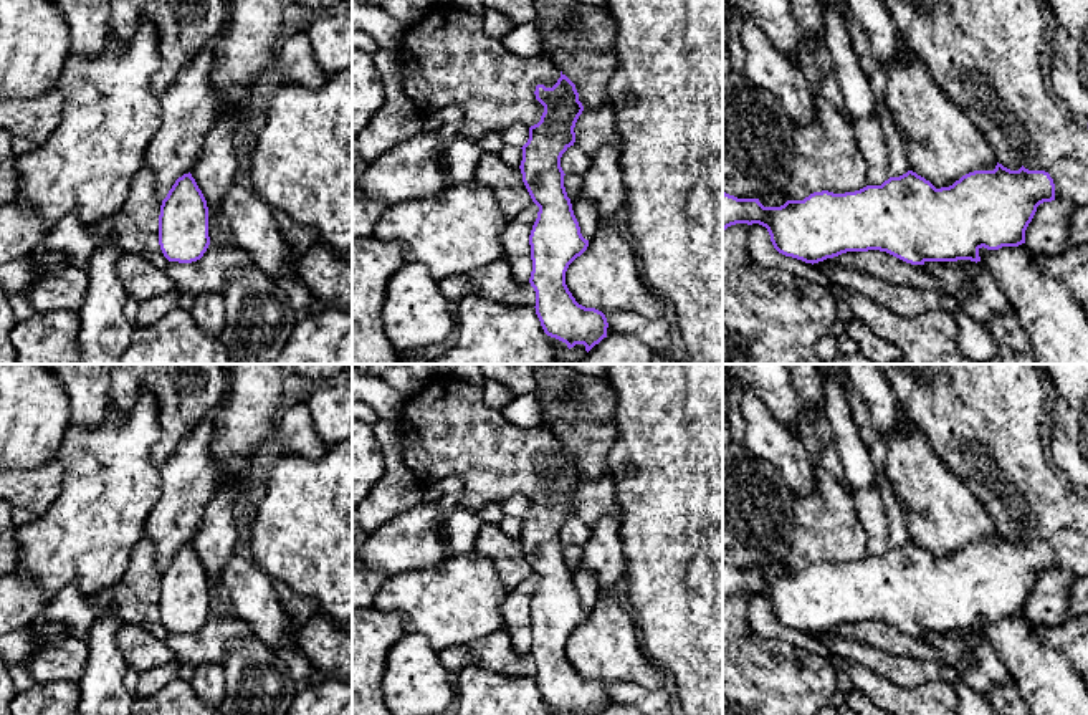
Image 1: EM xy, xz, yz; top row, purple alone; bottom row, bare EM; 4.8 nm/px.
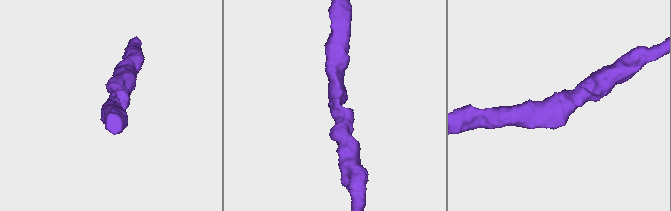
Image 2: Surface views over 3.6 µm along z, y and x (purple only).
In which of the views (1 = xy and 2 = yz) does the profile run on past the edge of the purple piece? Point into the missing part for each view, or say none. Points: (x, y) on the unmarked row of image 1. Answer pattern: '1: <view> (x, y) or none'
1: none
2: none

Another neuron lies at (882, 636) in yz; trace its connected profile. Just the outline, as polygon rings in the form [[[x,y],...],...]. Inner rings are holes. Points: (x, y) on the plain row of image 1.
[[[847,622],[837,627],[838,637],[863,642],[885,654],[941,662],[939,652],[924,641],[924,636],[906,634],[886,622]]]

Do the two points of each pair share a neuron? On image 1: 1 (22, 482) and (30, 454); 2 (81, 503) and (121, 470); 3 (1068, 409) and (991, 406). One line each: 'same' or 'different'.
1: different
2: same
3: different

